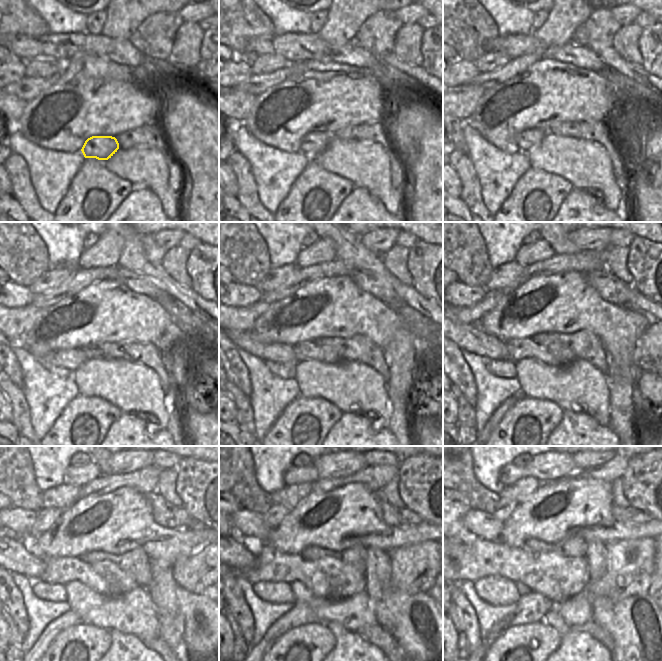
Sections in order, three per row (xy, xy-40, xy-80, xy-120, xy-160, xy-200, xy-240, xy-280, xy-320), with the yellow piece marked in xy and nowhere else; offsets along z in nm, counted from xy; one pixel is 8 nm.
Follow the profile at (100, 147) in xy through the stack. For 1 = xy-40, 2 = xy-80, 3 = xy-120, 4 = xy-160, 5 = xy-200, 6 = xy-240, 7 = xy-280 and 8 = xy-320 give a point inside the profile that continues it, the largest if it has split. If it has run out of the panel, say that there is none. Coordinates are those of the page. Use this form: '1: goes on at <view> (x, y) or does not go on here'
1: goes on at xy-40 (313, 143)
2: goes on at xy-80 (527, 139)
3: goes on at xy-120 (70, 359)
4: goes on at xy-160 (280, 353)
5: goes on at xy-200 (469, 337)
6: goes on at xy-240 (15, 558)
7: goes on at xy-280 (239, 557)
8: goes on at xy-320 (463, 551)

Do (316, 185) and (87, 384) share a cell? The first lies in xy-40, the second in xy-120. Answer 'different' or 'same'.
different

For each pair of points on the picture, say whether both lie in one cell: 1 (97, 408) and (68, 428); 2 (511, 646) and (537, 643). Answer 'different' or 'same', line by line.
1: same
2: same

